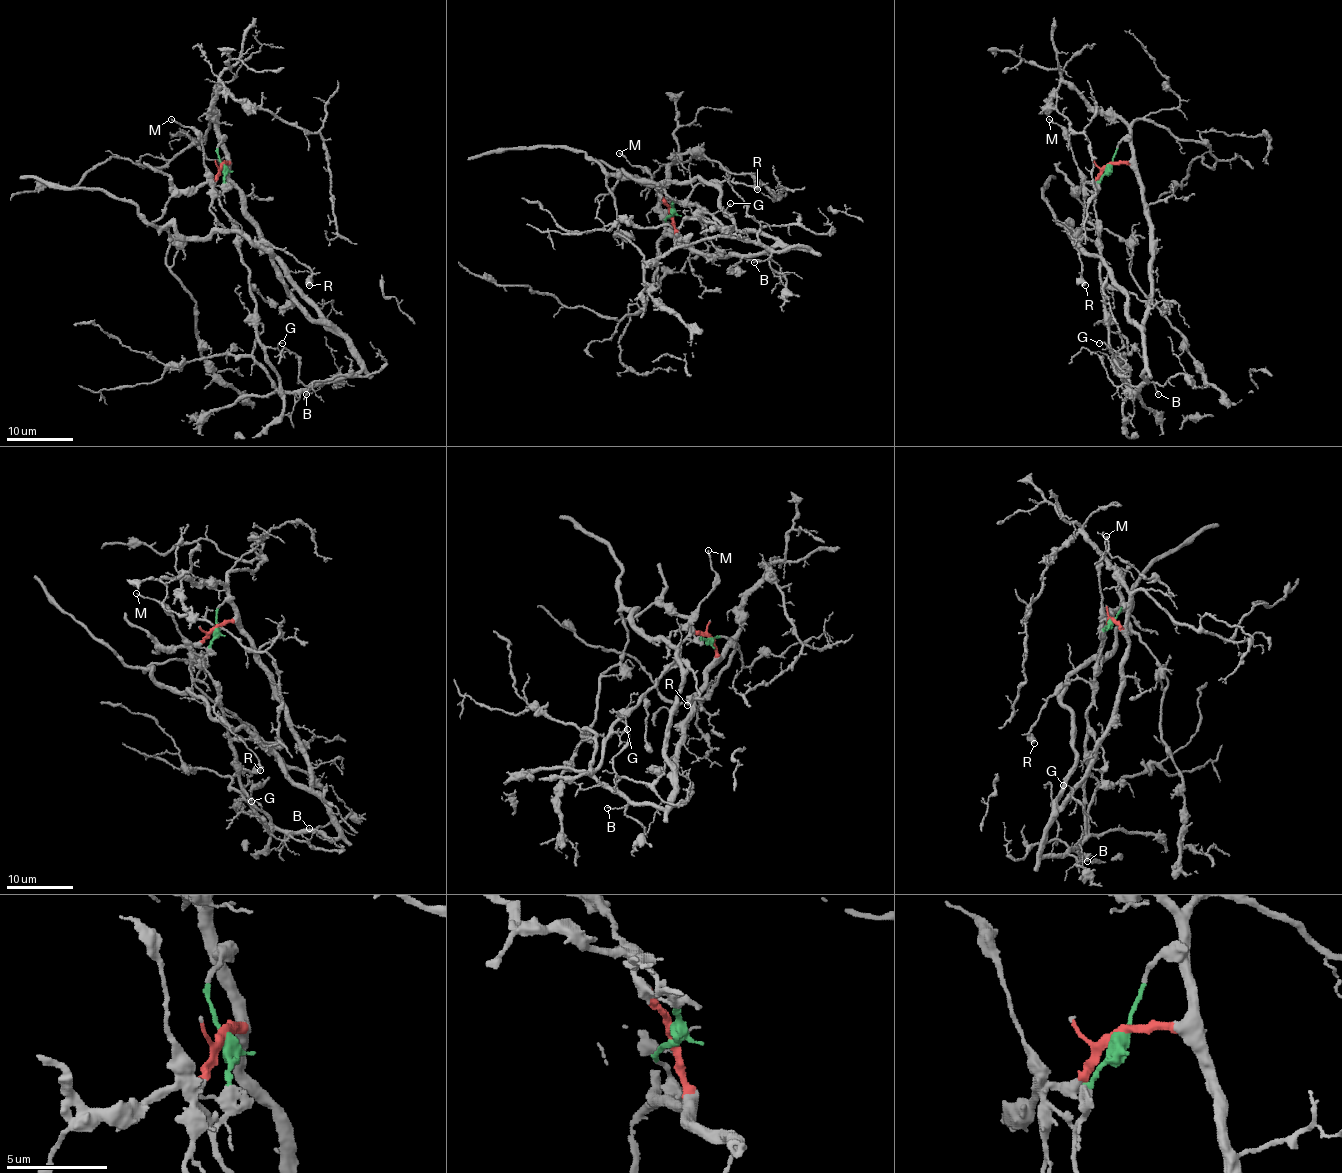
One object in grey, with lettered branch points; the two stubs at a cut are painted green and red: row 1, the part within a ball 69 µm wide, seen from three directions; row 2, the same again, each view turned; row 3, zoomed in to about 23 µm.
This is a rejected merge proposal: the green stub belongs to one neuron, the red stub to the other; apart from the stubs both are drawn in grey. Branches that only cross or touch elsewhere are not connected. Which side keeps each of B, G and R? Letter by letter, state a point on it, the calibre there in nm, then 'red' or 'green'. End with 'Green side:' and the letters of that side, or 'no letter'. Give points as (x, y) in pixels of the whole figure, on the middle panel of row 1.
B: (754, 262) | 100 nm | red
G: (730, 203) | 100 nm | green
R: (757, 189) | 550 nm | green
Green side: G, R

